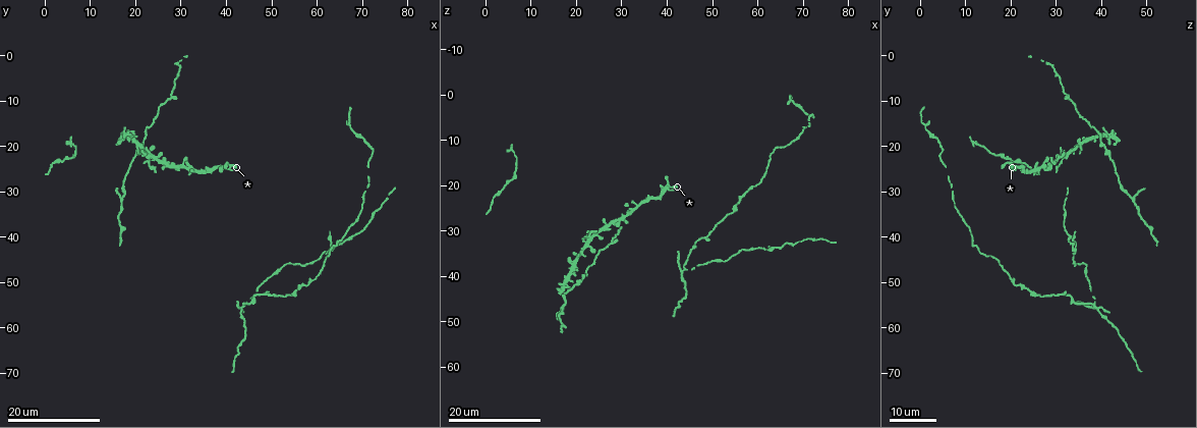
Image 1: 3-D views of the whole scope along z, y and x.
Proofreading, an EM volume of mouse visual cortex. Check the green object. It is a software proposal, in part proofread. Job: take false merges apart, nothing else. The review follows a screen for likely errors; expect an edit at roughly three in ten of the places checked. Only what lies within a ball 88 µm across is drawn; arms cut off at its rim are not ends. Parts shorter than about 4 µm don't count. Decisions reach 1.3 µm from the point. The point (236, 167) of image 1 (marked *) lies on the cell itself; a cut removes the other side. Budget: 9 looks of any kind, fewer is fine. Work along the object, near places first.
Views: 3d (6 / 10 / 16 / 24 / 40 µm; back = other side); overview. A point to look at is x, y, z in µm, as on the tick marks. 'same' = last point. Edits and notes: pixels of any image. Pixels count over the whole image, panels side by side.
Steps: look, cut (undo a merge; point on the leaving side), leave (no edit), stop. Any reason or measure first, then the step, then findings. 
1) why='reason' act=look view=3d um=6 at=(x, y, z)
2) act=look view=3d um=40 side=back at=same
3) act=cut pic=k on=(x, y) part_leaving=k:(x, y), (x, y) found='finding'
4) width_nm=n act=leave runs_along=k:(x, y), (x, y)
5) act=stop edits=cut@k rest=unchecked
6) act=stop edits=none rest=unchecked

act=look view=3d um=24 at=(27.5, 9.5, 32.5)

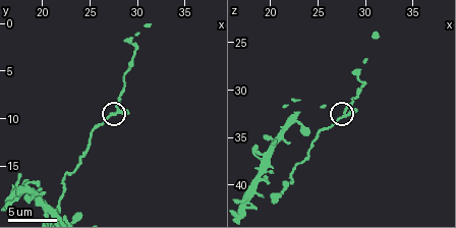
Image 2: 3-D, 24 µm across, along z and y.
act=look view=3d um=10 at=(27.2, 9.6, 33.0)

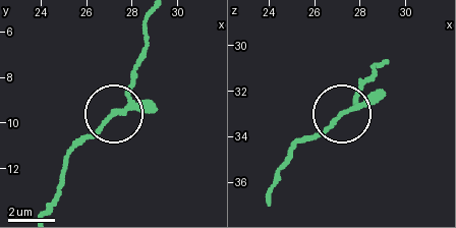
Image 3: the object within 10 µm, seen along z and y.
width_nm=150 act=leave runs_along=3:(46, 207), (71, 155), (124, 108), (133, 80) found='one cell here'

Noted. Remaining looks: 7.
why='small branch off a trunk' act=look view=3d um=16 at=(23.5, 22.0, 31.0)

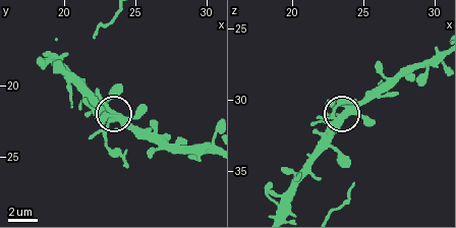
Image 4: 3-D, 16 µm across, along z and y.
act=look view=3d um=6 at=(23.6, 22.2, 30.8)

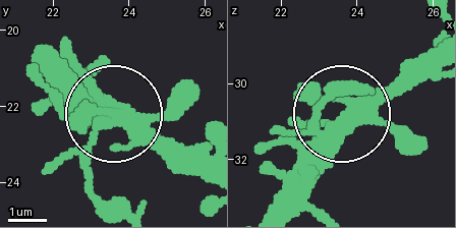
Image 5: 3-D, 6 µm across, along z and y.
act=leave runs_along=5:(209, 176), (115, 118), (82, 147), (47, 160) found='continuous, no second cell'

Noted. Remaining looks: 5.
why='thin arm on a thick one' act=look view=3d um=16 at=(42.5, 55.0, 39.0)

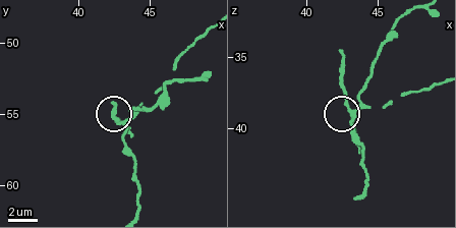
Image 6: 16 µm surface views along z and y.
act=look view=3d um=6 at=(43.0, 55.8, 38.8)

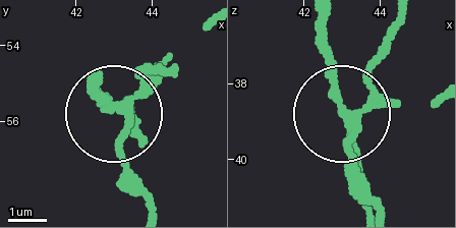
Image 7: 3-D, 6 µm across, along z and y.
side_arm_um=5 act=cut pic=7 on=(97, 107) part_leaving=7:(351, 124), (323, 20) found='a second cell is stuck on'

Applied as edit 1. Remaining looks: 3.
why='redraw' act=look view=overview

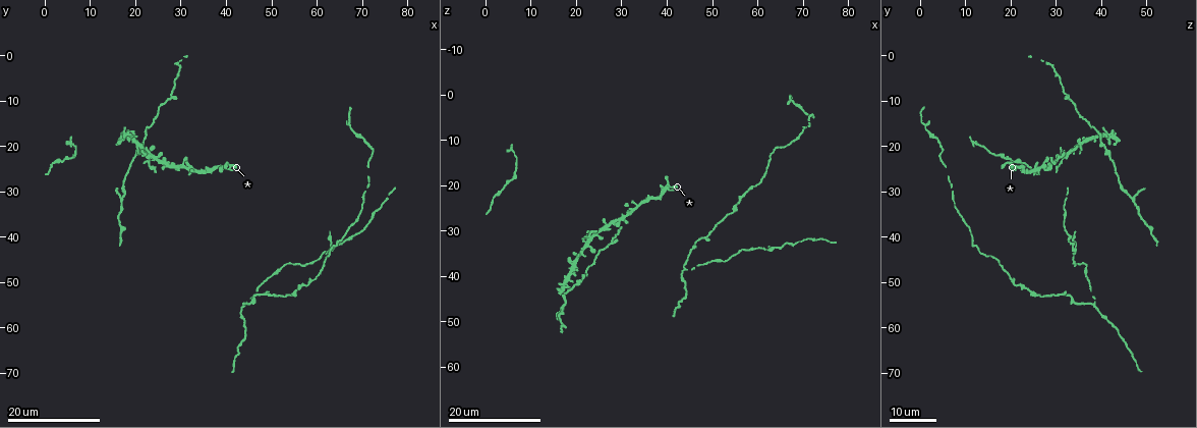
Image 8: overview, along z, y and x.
why='a narrow waist' act=look view=3d um=16 at=(50.0, 53.0, 29.0)

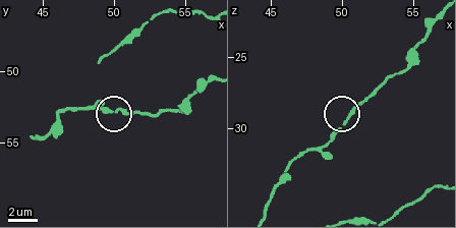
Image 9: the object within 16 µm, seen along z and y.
act=look view=3d um=10 at=(50.2, 52.8, 29.8)

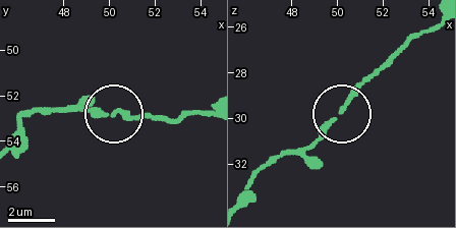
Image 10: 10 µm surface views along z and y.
act=leave runs_along=10:(207, 115), (160, 121), (74, 109) found='continuous, no second cell'

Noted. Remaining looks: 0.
act=stop edits=cut@7 rest=unchecked

